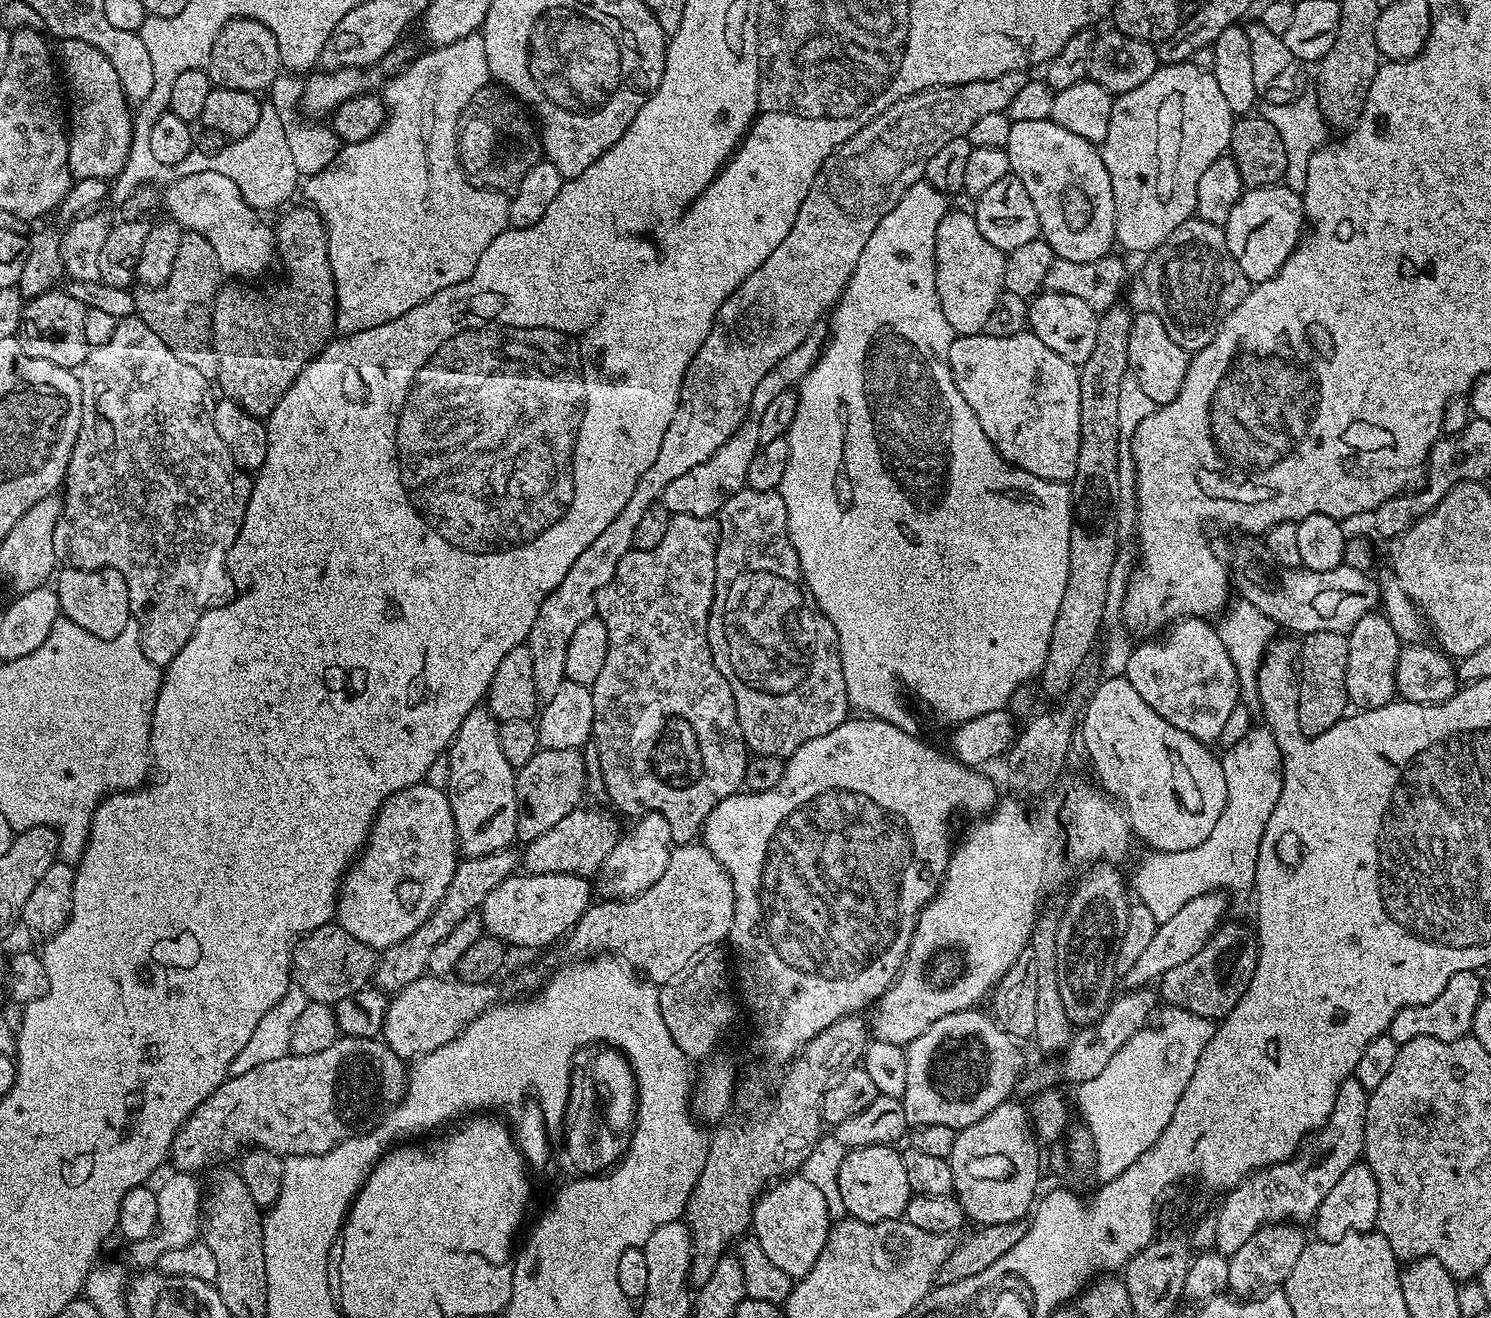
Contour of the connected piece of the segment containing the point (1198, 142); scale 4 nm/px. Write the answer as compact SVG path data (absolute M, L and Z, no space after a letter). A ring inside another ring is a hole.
M1196 62L1166 64L1157 67L1156 72L1150 74L1150 78L1146 78L1146 82L1142 82L1142 86L1134 86L1134 90L1121 92L1113 99L1110 110L1110 130L1106 130L1106 138L1104 143L1099 145L1099 150L1102 162L1106 162L1106 174L1110 174L1110 186L1114 190L1116 244L1119 247L1124 247L1128 252L1150 253L1158 246L1162 246L1162 242L1166 242L1166 238L1170 238L1170 234L1174 234L1174 230L1178 230L1178 226L1182 226L1182 222L1193 219L1198 198L1198 178L1202 178L1202 174L1209 168L1210 162L1214 162L1219 156L1228 152L1233 123L1234 114L1230 110L1230 106L1226 106L1226 97L1222 94L1214 74L1207 67L1199 68Z

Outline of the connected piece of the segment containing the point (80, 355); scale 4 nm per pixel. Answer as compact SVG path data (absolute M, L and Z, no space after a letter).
M53 290L31 297L20 313L18 333L26 354L42 358L46 362L54 362L54 366L79 369L89 349L85 329L87 313L88 309L84 304L78 302L78 298L70 298L67 290Z

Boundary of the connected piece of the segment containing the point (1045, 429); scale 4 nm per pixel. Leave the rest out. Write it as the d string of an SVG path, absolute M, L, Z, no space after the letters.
M1031 330L1009 336L985 336L983 332L957 336L950 346L948 361L954 382L962 398L966 398L966 406L974 410L978 426L982 426L986 438L990 438L1003 460L1043 480L1071 481L1078 462L1080 441L1080 373L1077 365L1066 362L1062 354L1054 354L1054 350Z

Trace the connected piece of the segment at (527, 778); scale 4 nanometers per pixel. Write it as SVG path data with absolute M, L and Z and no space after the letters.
M541 748L519 768L516 774L516 793L518 794L518 822L516 840L527 842L546 834L555 824L562 822L566 814L581 807L580 800L588 788L588 768L584 765L584 752L574 750L550 750Z

